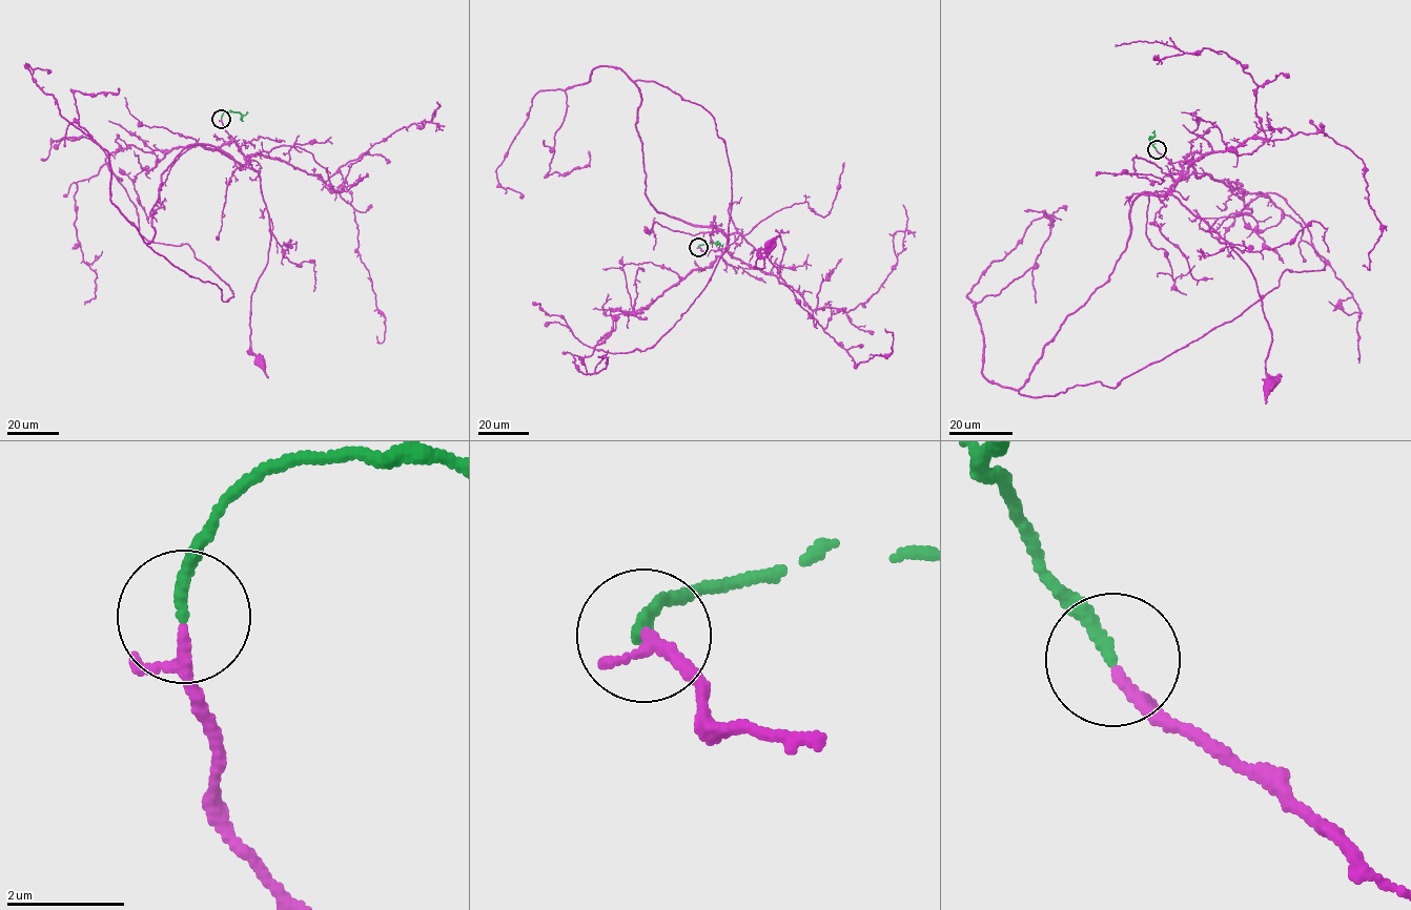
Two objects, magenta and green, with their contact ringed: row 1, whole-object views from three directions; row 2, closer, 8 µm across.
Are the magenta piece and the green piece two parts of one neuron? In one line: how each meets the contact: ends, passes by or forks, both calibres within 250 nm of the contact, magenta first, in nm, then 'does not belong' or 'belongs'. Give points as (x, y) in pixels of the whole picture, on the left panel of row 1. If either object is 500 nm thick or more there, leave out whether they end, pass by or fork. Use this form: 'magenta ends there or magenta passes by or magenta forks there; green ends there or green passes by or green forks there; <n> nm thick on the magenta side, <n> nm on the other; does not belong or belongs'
magenta passes by; green ends there; 140 nm thick on the magenta side, 200 nm on the other; belongs

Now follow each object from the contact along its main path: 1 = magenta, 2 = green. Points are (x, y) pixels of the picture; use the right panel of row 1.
1: (1156, 150), (1180, 171), (1165, 193), (1206, 223), (1249, 268), (1271, 334), (1265, 369), (1280, 376), (1271, 386)
2: (1156, 149), (1149, 139), (1154, 130)

